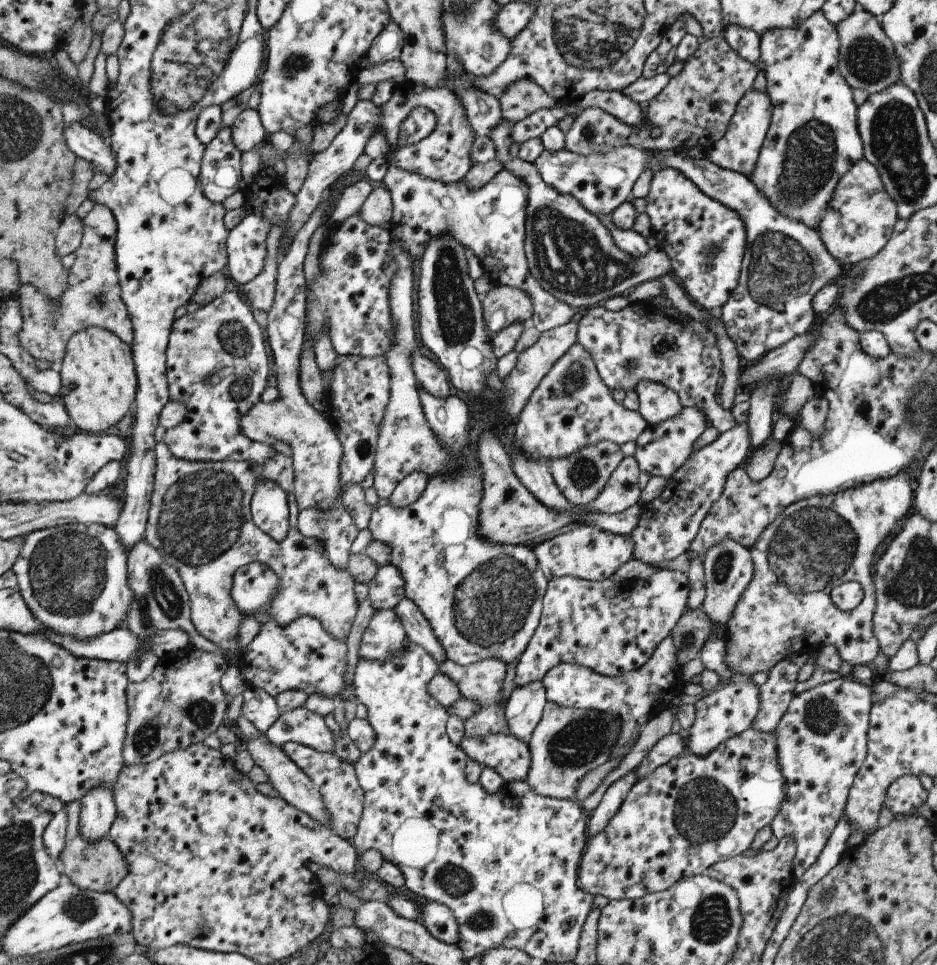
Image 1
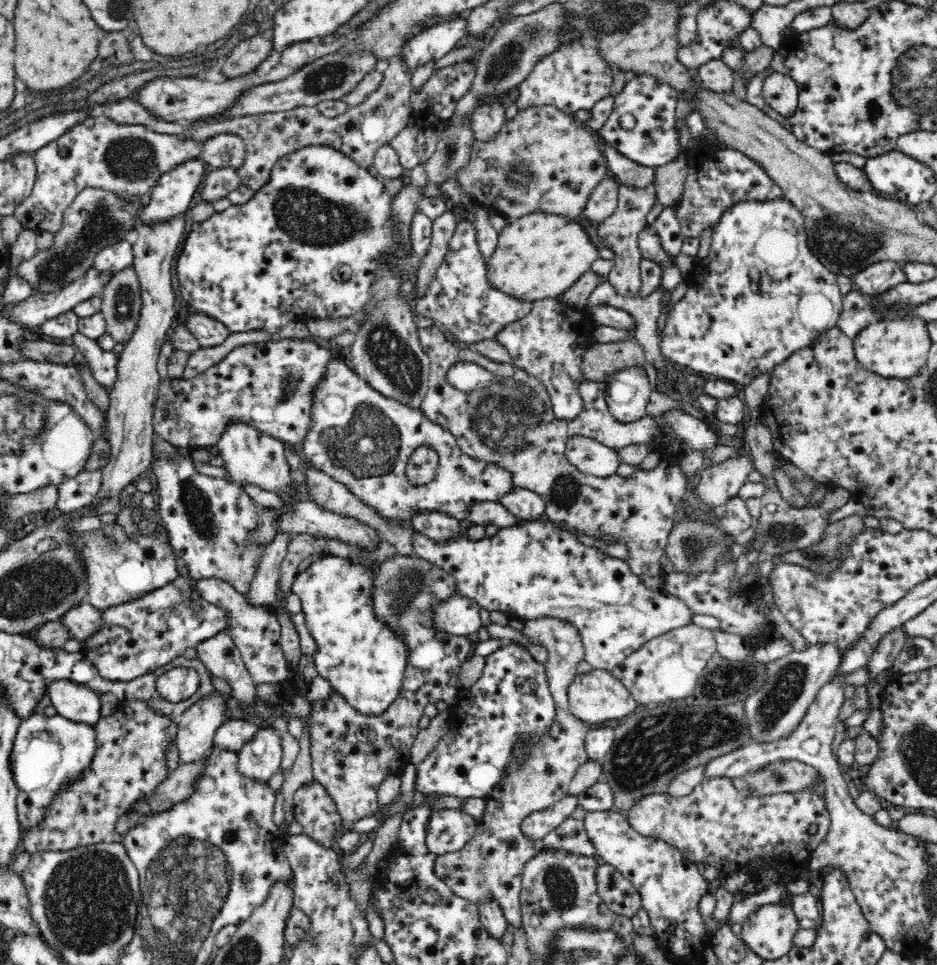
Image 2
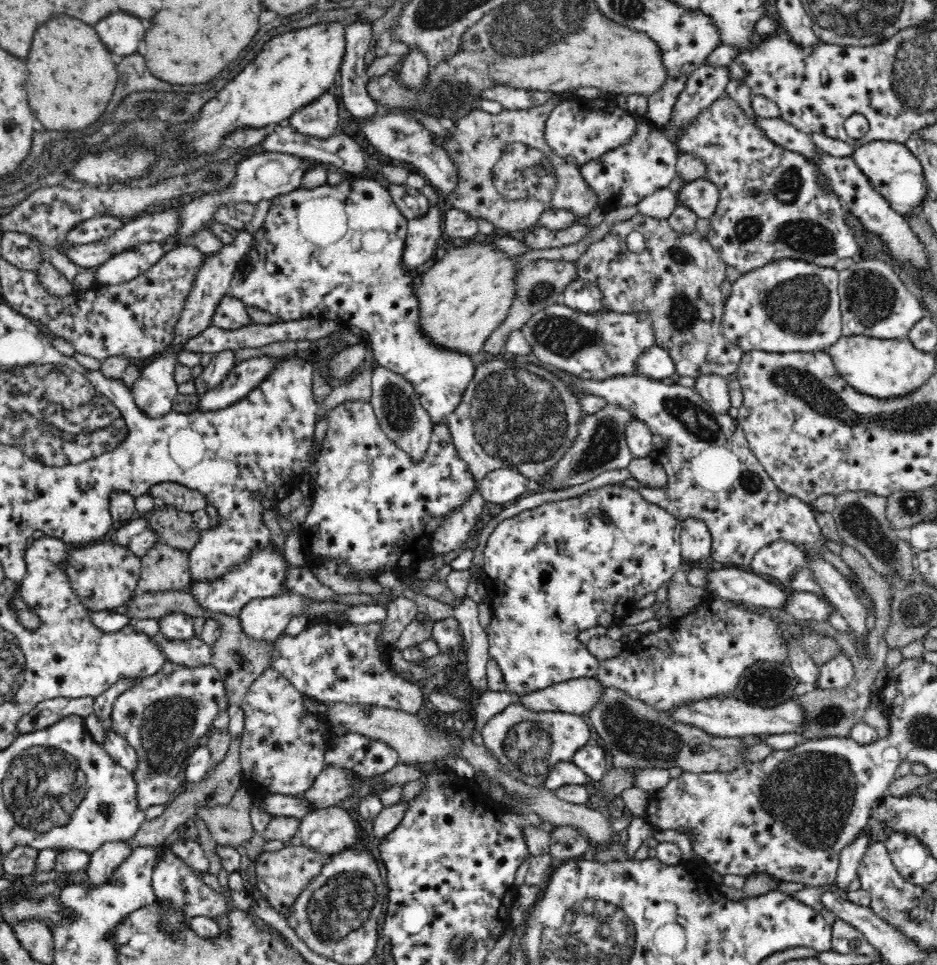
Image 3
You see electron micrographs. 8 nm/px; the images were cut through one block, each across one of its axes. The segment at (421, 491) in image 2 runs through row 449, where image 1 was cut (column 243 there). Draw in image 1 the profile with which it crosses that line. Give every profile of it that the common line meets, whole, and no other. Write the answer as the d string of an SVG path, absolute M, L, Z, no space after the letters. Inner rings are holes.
M223 291L209 304L200 306L191 313L185 313L171 323L168 343L165 349L165 372L168 386L168 400L185 406L185 418L165 431L163 443L168 451L179 460L187 462L249 462L263 464L273 455L270 441L261 443L239 434L239 418L253 404L260 401L261 392L266 387L269 376L269 358L265 352L265 342L261 329L251 315L252 309L239 292Z

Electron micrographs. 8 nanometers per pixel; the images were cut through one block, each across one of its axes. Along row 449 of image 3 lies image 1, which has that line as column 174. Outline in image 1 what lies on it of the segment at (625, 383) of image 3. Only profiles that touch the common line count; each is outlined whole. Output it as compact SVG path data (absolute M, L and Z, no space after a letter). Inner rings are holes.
M185 646L159 658L153 670L138 683L125 687L127 724L121 751L125 766L149 764L172 750L201 744L226 718L228 704L219 686L228 664L216 653Z

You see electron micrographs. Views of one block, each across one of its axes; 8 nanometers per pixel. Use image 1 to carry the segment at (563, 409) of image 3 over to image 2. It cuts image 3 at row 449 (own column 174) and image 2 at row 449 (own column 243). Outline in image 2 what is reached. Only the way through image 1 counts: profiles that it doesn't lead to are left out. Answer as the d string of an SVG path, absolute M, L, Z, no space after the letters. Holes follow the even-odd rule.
M432 326L432 328L419 327L418 340L423 351L428 355L430 361L428 392L424 396L419 408L424 416L432 424L440 426L454 435L458 446L462 452L488 462L504 465L508 471L512 472L513 485L518 488L530 490L532 493L540 496L545 503L545 516L548 521L558 526L559 529L567 531L574 537L588 536L602 540L602 538L611 538L616 544L624 546L629 553L624 558L624 563L634 576L638 577L639 583L649 588L652 592L658 592L666 595L664 590L669 570L664 570L660 564L660 558L667 547L667 538L670 530L674 528L674 514L678 510L679 502L687 492L687 482L685 476L680 471L677 464L660 462L654 468L648 468L647 471L639 471L632 477L624 479L614 474L606 478L587 475L580 472L574 465L568 462L565 455L565 442L569 436L580 435L598 442L610 448L614 454L617 454L619 448L625 444L640 443L645 445L653 436L655 422L649 417L638 420L636 423L621 423L616 420L607 409L605 401L605 381L596 382L592 380L578 383L578 394L582 399L582 410L570 420L558 420L553 411L553 404L549 397L549 392L545 384L535 376L529 375L523 368L515 364L498 364L479 352L471 349L458 349L452 343L447 333L442 331L442 327ZM467 360L476 362L490 370L498 377L514 379L520 383L530 385L536 391L534 400L525 400L519 393L512 392L512 389L505 389L500 385L491 385L481 391L472 394L464 394L461 390L450 387L445 381L446 371L455 362Z

